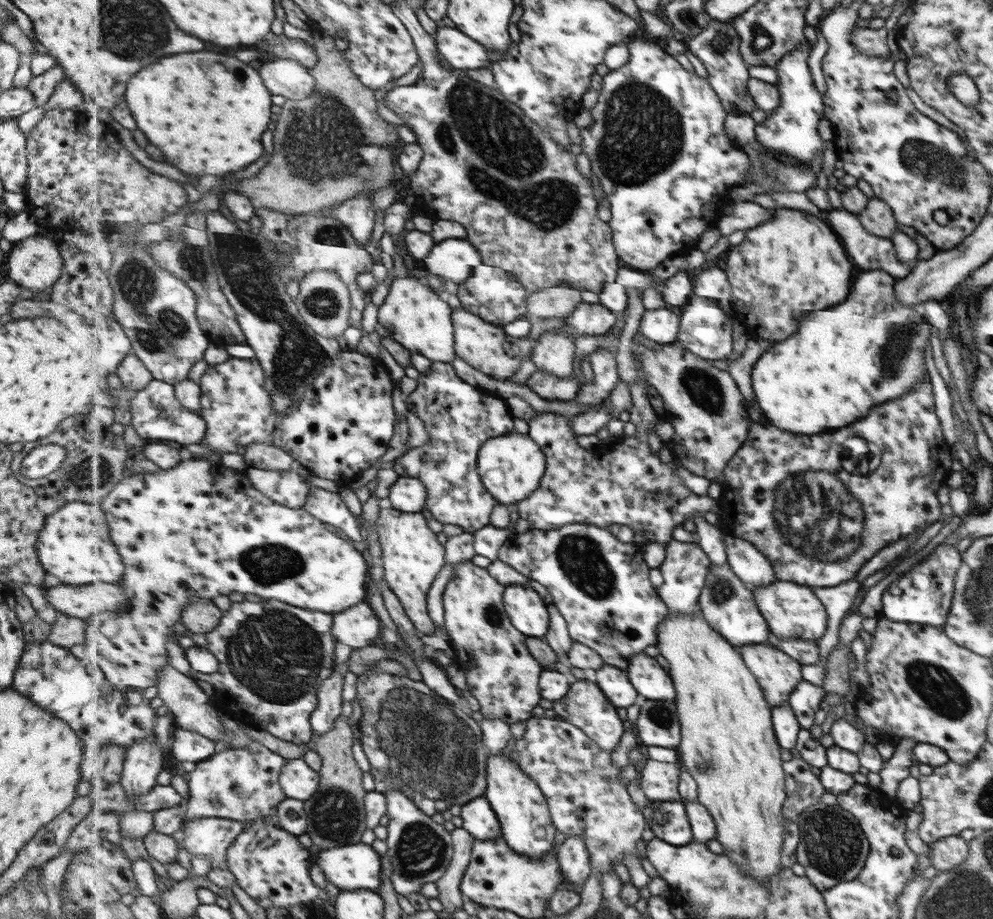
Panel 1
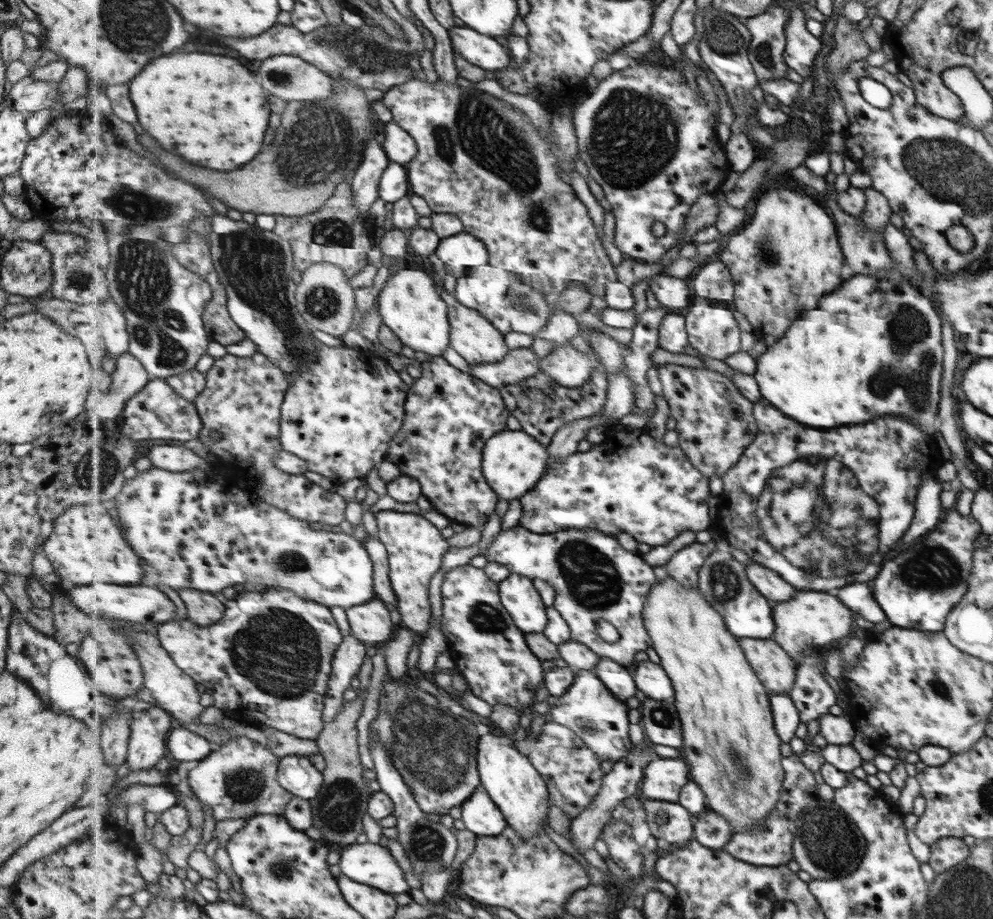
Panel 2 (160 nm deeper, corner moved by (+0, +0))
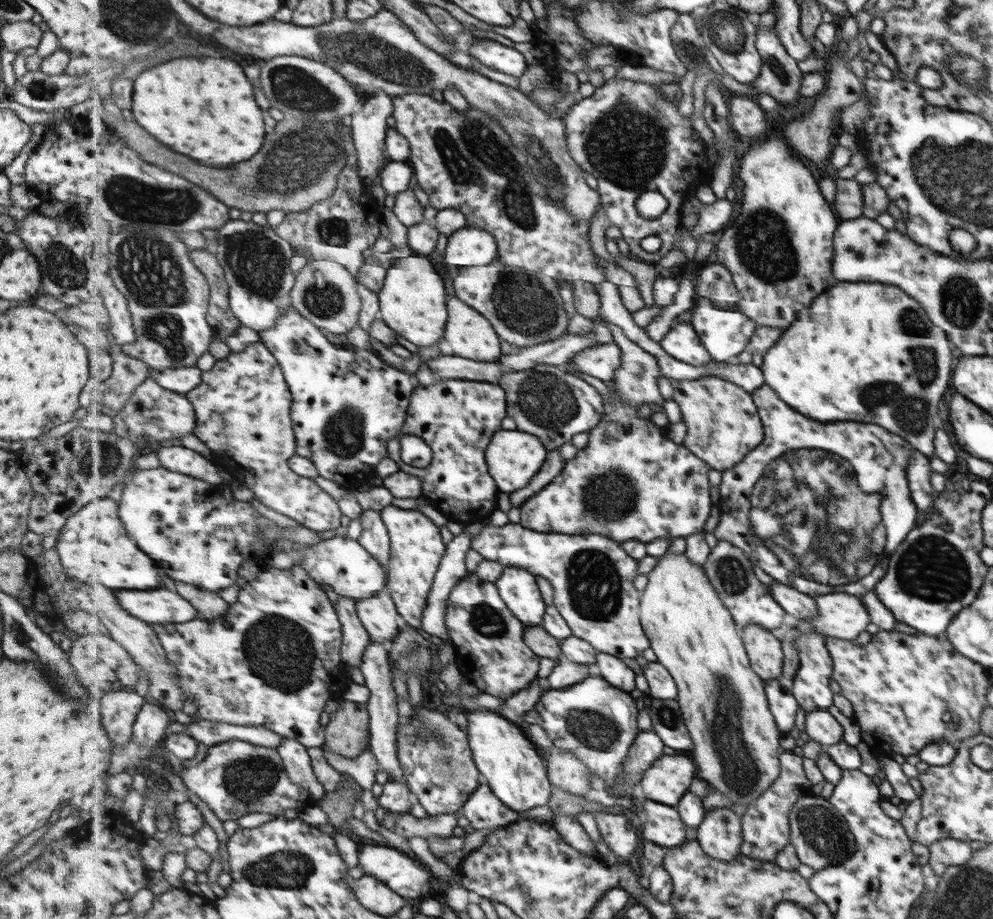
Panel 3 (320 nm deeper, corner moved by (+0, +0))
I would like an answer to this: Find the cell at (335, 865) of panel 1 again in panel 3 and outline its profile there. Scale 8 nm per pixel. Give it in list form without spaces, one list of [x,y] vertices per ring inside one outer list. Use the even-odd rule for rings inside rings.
[[[365,844],[360,846],[360,850],[359,866],[363,869],[363,876],[374,876],[410,901],[425,898],[425,894],[431,894],[431,890],[433,890],[433,882],[431,882],[433,874],[424,864],[417,862],[417,859],[409,858],[409,855],[405,856],[403,852],[394,847],[389,847],[387,844]]]

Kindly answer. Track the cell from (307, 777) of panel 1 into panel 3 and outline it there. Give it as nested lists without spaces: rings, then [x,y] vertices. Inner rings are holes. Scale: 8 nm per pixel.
[[[284,737],[277,749],[290,774],[291,782],[299,784],[305,794],[311,792],[311,796],[317,802],[323,799],[326,794],[325,788],[317,780],[315,770],[311,768],[311,758],[307,754],[307,747],[298,740]]]

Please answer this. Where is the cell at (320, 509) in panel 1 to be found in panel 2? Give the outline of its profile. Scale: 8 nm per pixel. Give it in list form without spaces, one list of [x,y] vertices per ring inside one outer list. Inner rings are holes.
[[[259,350],[250,357],[228,354],[223,358],[216,359],[215,364],[206,374],[206,387],[204,391],[194,402],[204,422],[200,440],[205,442],[209,446],[210,452],[219,458],[235,458],[243,460],[246,464],[255,466],[255,470],[259,472],[259,476],[263,480],[259,494],[263,494],[261,498],[265,502],[291,513],[291,516],[295,516],[295,518],[306,520],[309,523],[321,522],[325,525],[337,526],[341,522],[345,522],[345,508],[347,508],[345,498],[335,493],[334,489],[325,490],[325,488],[313,484],[306,477],[285,472],[276,465],[275,457],[284,450],[281,440],[282,404],[286,400],[286,394],[290,390],[290,385],[286,372]],[[215,430],[221,434],[221,437],[217,440],[213,438]]]

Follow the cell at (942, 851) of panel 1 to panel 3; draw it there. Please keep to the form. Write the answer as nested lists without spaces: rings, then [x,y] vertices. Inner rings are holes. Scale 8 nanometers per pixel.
[[[941,839],[927,847],[929,866],[938,878],[947,867],[965,864],[972,857],[971,848],[967,848],[967,843],[961,840]]]

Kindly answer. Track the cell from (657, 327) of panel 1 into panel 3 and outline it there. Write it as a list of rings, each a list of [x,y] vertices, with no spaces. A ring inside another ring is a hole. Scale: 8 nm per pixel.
[[[689,321],[673,326],[660,343],[673,358],[693,366],[705,366],[714,360]]]

